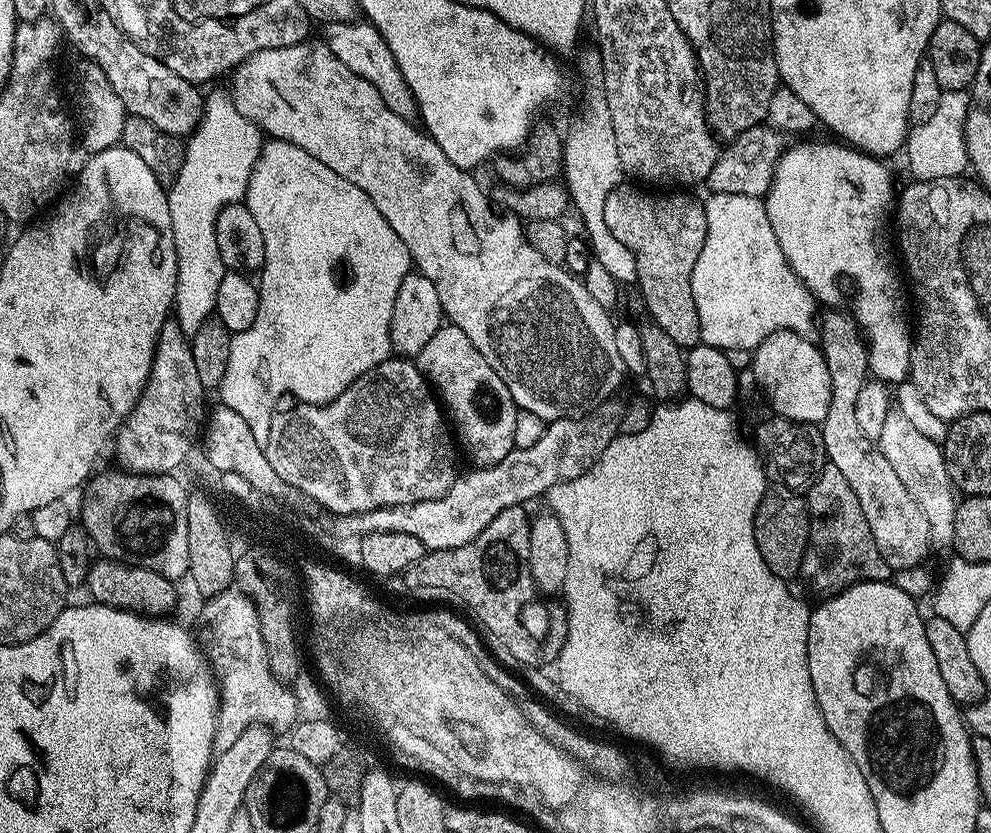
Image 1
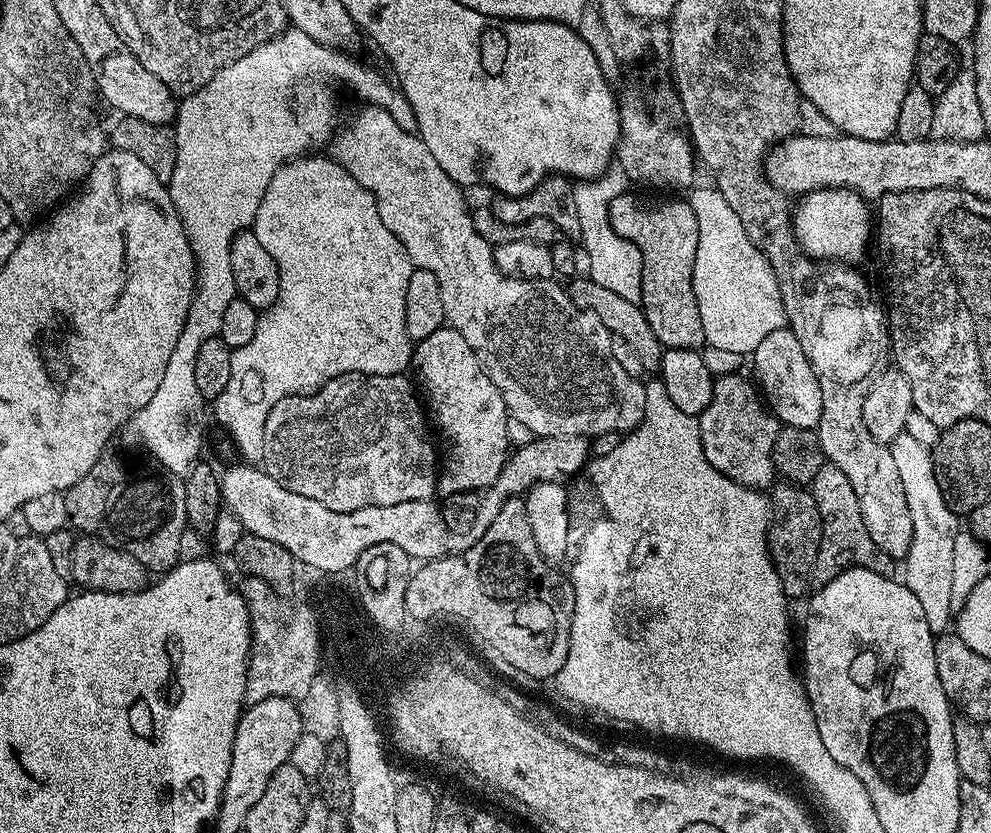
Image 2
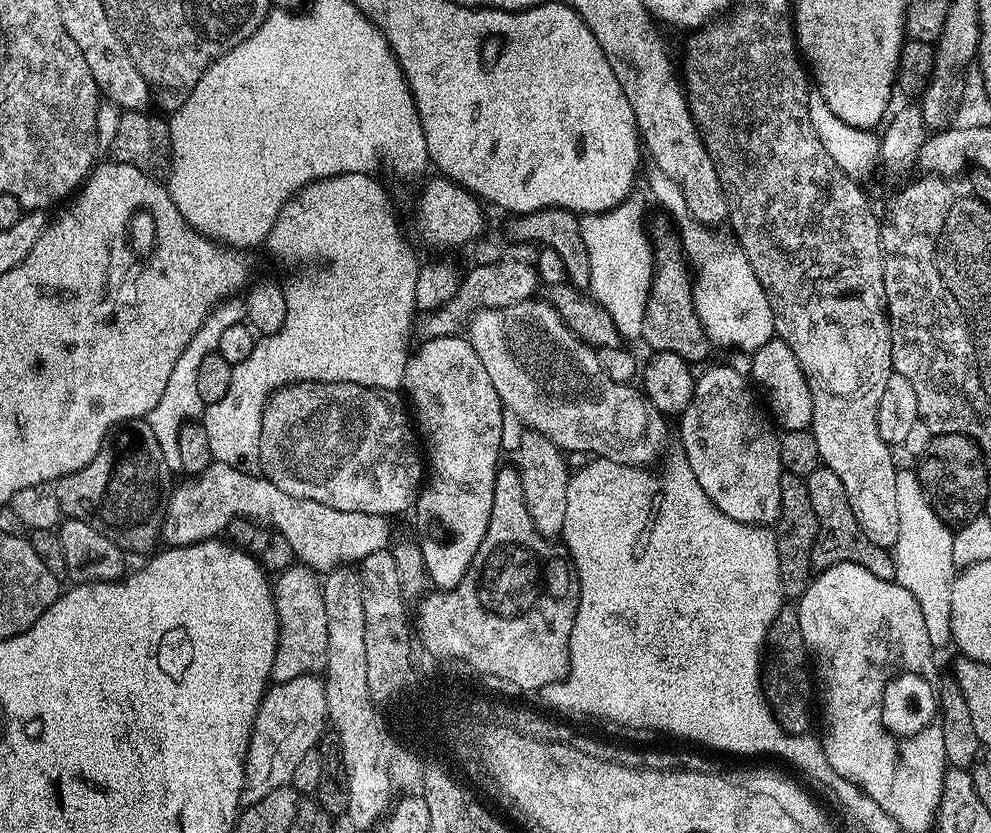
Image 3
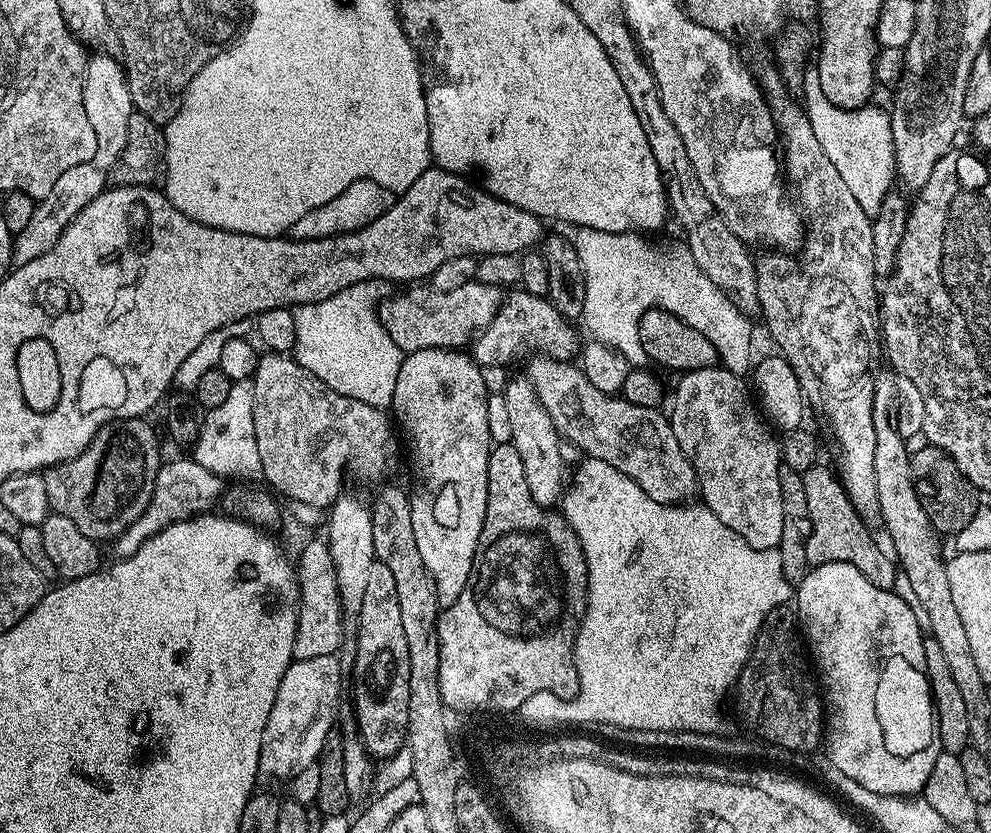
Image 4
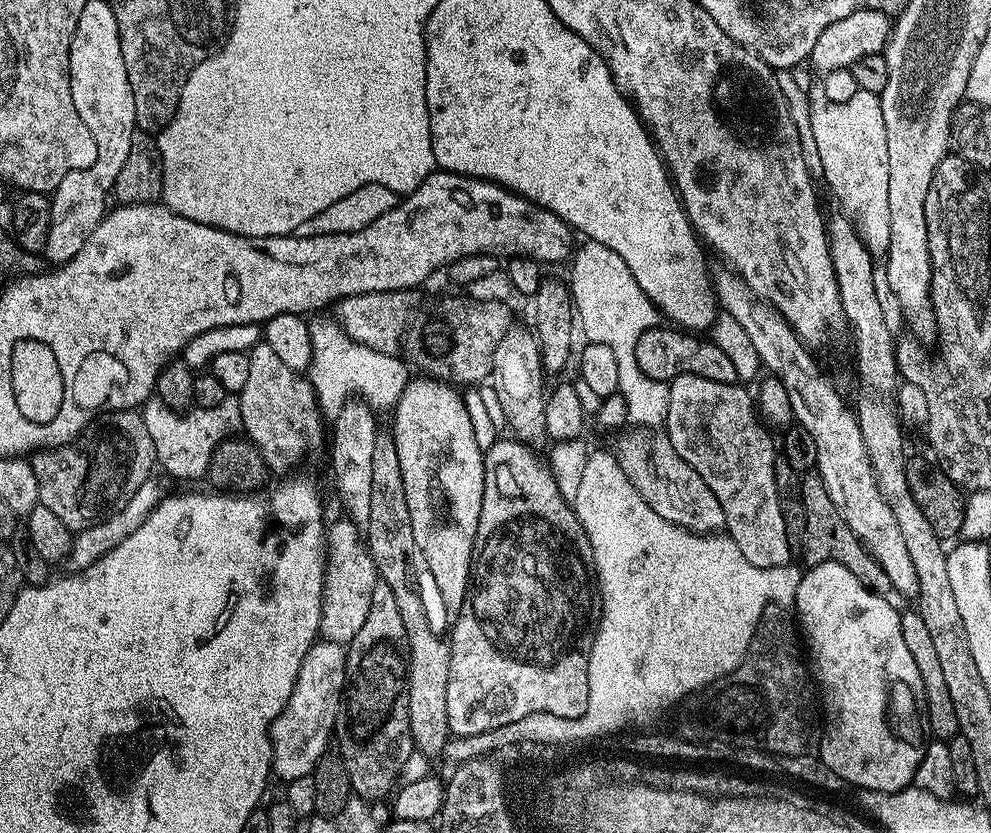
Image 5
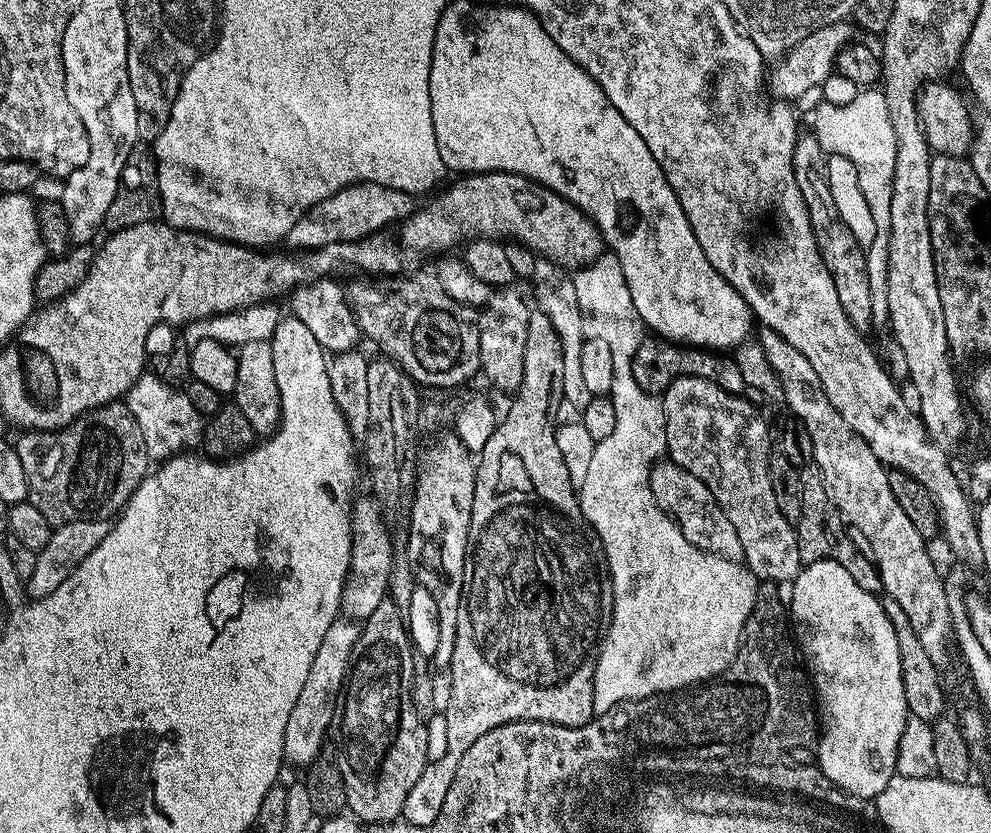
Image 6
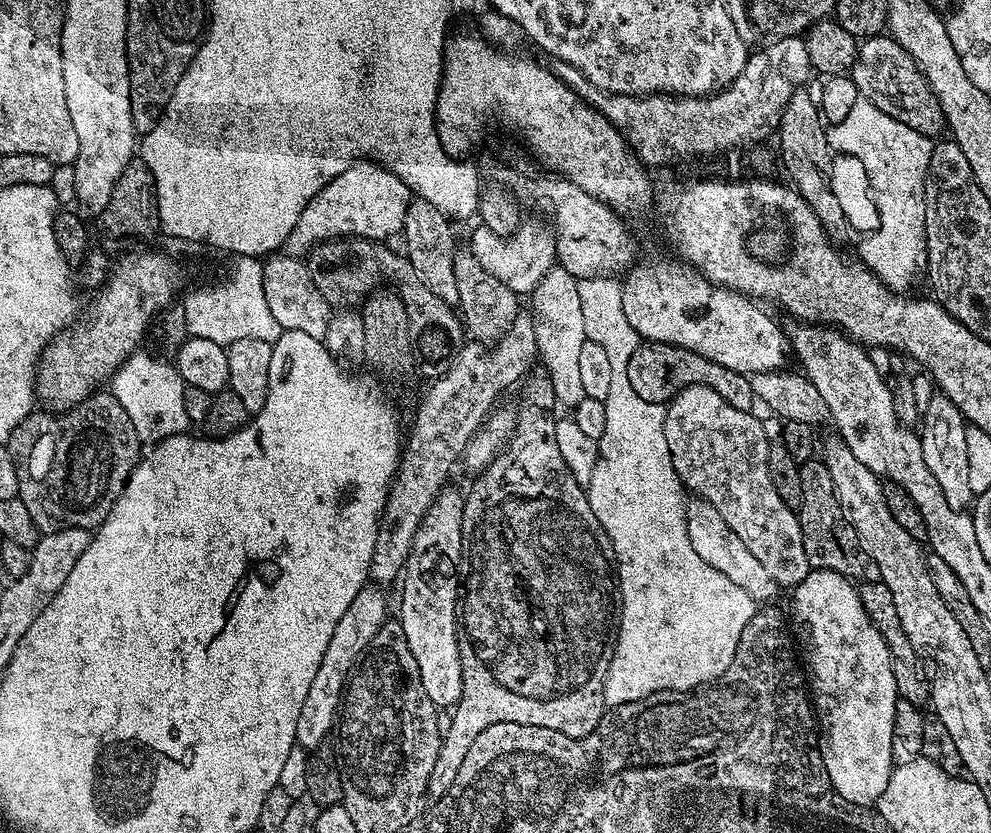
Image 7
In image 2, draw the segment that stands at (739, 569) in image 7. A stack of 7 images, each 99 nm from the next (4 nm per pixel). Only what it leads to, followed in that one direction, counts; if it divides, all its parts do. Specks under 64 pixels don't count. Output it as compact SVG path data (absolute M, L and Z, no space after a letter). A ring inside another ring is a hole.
M364 106L364 109L349 122L348 128L343 128L341 127L335 133L334 139L331 141L331 159L341 164L362 187L370 190L386 230L390 230L390 234L394 234L394 238L398 238L398 242L402 242L406 254L410 254L412 267L430 270L430 274L434 274L434 278L438 278L438 290L442 290L442 310L444 311L445 321L451 327L457 328L462 334L462 338L466 338L466 342L470 342L474 354L487 370L488 377L494 382L494 386L498 386L498 390L508 407L511 419L515 423L517 420L522 427L529 428L532 431L531 435L536 438L541 436L583 436L593 438L592 436L608 436L611 432L628 434L631 433L633 428L639 428L642 421L646 419L648 388L645 385L640 385L641 381L637 377L626 374L626 370L622 370L622 365L619 364L618 358L614 358L614 350L612 349L614 337L606 326L602 326L602 318L598 318L598 314L594 314L591 308L577 306L569 298L567 287L563 283L561 285L556 284L555 279L526 280L523 276L505 276L496 267L493 245L489 244L486 238L480 236L476 229L477 221L468 213L468 204L464 201L465 189L456 184L454 178L450 178L450 174L446 174L446 170L442 170L442 166L438 166L438 162L435 160L434 154L430 154L430 149L427 148L426 142L422 142L415 131L404 128L399 124L386 109Z

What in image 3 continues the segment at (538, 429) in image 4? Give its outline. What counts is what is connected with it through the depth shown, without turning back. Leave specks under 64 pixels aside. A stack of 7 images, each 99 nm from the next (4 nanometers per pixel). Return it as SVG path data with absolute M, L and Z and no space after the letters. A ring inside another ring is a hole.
M531 430L521 433L520 449L516 452L514 464L522 478L522 498L526 498L530 522L534 522L538 534L549 538L559 537L566 522L566 486L570 475L565 453L542 434Z

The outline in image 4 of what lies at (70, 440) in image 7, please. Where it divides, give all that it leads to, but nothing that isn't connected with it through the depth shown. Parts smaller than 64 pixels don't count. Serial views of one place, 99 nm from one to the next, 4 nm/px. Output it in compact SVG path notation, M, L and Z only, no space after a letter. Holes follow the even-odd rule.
M147 419L113 420L104 424L94 434L90 446L73 460L55 464L53 468L43 469L46 482L46 498L52 512L62 514L82 530L91 540L97 542L115 541L146 510L153 492L156 490L156 475L162 463L160 444L156 441L156 432L147 424Z

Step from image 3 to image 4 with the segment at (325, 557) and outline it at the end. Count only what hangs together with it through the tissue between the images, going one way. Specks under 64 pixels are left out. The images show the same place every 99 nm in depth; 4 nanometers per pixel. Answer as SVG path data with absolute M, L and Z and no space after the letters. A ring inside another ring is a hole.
M194 458L172 460L161 463L156 475L156 490L150 502L136 521L124 533L116 537L114 547L116 556L123 558L133 556L137 550L154 534L179 520L188 520L192 516L203 516L211 513L220 503L220 497L226 487L225 481L210 470L197 463Z

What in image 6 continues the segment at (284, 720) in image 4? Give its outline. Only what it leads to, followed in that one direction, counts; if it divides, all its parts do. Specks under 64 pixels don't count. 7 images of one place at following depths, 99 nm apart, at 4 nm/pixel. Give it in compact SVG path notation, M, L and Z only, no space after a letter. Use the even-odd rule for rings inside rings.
M337 618L322 637L318 654L310 665L310 675L302 685L302 694L298 694L298 702L294 702L294 711L290 713L290 722L286 722L284 758L289 765L307 766L325 751L324 739L327 736L329 739L330 729L338 716L338 703L346 684L347 672L353 662L352 651L360 637L360 629L361 625L355 620Z

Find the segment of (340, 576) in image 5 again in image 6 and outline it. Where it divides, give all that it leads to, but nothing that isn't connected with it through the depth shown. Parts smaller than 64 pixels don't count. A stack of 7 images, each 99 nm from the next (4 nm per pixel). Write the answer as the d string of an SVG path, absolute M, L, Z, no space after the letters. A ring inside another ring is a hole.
M371 494L357 495L352 504L352 557L348 576L344 579L340 606L347 619L357 622L370 618L378 602L382 602L389 595L390 574L393 564L398 559L398 553L392 549L392 536L388 533L388 524L380 511L380 501Z

